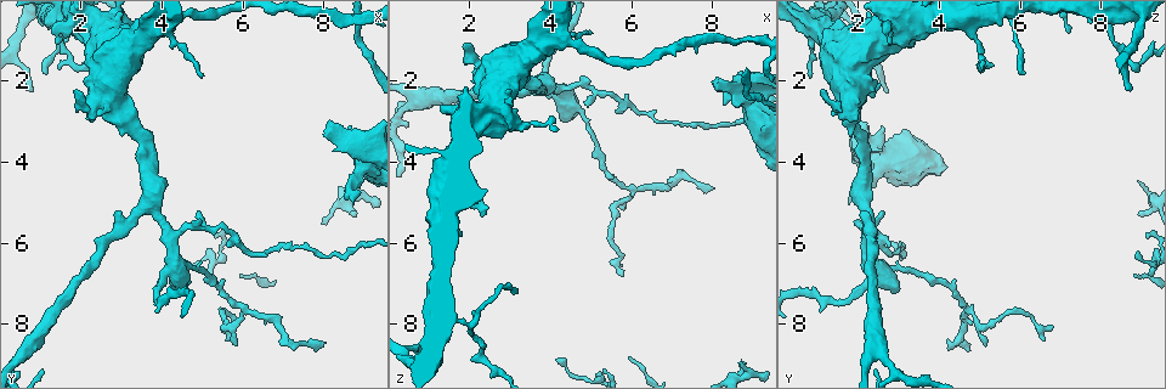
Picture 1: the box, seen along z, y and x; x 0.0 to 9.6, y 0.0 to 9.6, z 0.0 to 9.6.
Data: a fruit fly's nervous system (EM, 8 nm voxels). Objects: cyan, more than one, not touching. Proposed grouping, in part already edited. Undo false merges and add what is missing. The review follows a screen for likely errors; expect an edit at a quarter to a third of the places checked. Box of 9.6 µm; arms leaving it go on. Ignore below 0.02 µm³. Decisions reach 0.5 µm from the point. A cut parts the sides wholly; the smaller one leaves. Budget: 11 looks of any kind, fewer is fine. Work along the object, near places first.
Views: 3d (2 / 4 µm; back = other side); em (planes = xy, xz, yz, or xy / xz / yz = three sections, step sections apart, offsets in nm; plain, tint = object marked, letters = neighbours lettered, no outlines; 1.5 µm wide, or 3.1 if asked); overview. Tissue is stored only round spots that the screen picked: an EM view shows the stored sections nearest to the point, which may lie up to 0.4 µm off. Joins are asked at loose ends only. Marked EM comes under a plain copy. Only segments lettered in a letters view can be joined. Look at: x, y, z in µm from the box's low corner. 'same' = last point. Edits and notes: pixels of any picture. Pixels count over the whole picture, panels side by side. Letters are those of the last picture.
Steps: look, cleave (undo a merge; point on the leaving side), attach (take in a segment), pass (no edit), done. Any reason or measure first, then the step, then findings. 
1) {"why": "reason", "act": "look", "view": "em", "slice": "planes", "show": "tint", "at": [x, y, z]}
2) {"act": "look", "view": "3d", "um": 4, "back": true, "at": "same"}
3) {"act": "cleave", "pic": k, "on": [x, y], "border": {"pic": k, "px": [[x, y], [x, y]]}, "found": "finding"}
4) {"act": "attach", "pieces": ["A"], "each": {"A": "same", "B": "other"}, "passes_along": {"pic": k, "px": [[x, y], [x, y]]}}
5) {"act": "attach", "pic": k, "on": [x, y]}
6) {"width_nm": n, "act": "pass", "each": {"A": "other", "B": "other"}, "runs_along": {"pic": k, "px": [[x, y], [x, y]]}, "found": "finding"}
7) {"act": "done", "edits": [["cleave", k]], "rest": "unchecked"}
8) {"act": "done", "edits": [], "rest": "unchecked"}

{"act": "look", "view": "em", "slice": "xy", "step": 4, "show": "letters", "at": [3.10, 0.80, 7.20]}

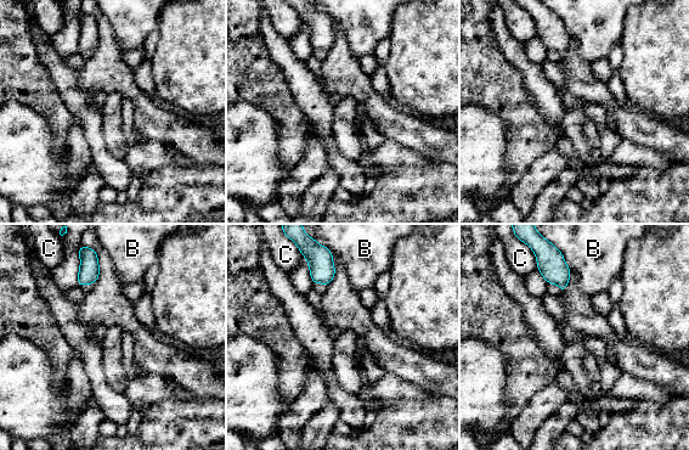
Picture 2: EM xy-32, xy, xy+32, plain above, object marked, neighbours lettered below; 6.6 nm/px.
{"act": "pass", "each": {"B": "other", "C": "other"}, "border": {"pic": 2, "px": [[564, 259], [571, 271]]}, "found": "no lettered segment goes on from it"}

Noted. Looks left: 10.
{"why": "free end", "act": "look", "view": "3d", "um": 4, "at": [8.80, 5.30, 8.90]}

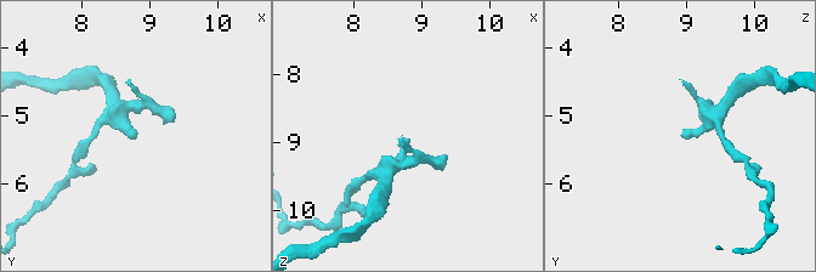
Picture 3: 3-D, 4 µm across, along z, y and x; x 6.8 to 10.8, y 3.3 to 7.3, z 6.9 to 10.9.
{"why": "need the tissue", "act": "look", "view": "em", "slice": "planes", "show": "letters", "at": [8.85, 5.30, 9.00]}

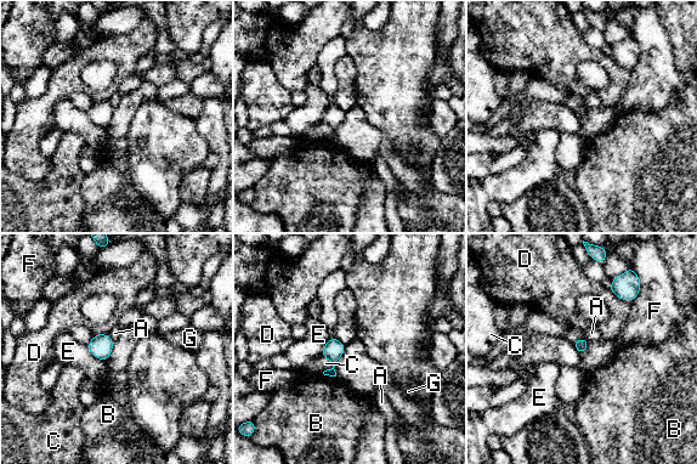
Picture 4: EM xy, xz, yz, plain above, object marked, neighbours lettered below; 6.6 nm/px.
{"act": "pass", "each": {"A": "other", "B": "other", "C": "other", "D": "other", "E": "other", "F": "other", "G": "other"}, "border": {"pic": 4, "px": [[589, 340], [577, 339], [573, 343]]}, "found": "no lettered segment goes on from it"}

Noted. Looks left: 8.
{"why": "sudden change in width", "act": "look", "view": "3d", "um": 4, "at": [4.30, 6.65, 2.40]}

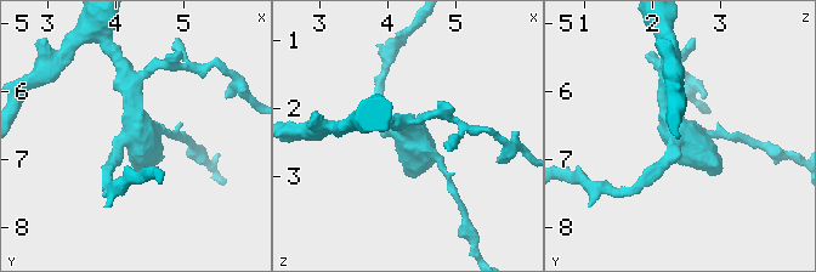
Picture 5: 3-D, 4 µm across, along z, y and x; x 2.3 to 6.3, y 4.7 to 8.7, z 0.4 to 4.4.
{"why": "shape alone is not enough", "act": "look", "view": "em", "slice": "planes", "show": "letters", "at": [4.30, 6.65, 2.45]}

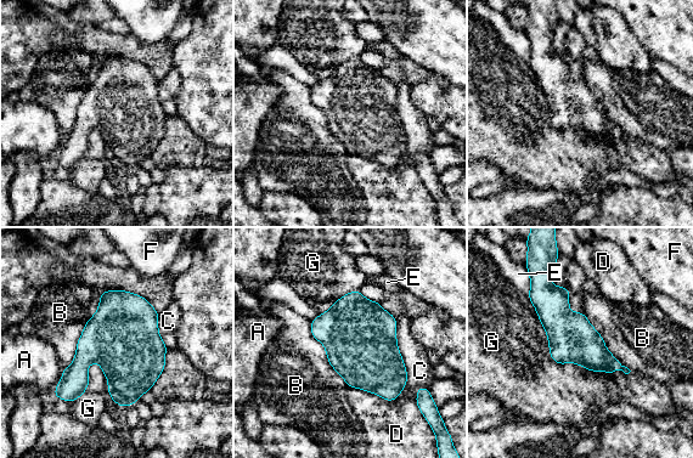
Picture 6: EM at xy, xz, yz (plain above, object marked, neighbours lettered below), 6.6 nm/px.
{"width_nm": 300, "act": "pass", "each": {"A": "other", "B": "other", "C": "other", "D": "other", "E": "other", "F": "other", "G": "other"}, "border": {"pic": 6, "px": [[310, 322], [310, 333], [348, 385]]}, "found": "all the same neuron"}

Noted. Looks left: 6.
{"why": "branch stops here", "act": "look", "view": "em", "slice": "planes", "show": "letters", "at": [8.70, 5.05, 1.75]}

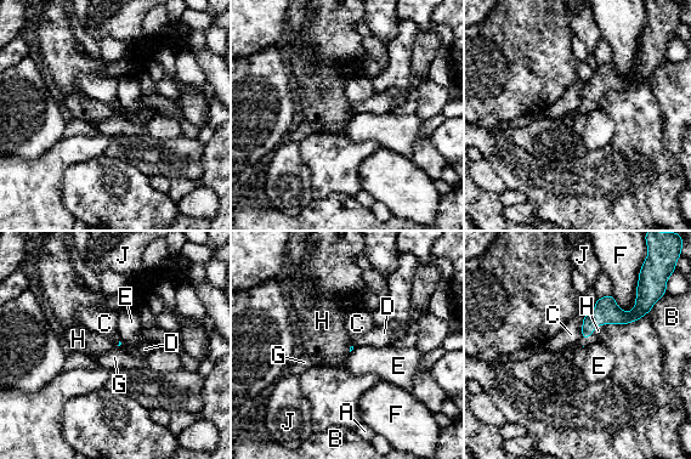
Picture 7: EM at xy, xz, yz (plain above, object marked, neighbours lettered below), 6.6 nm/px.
{"act": "attach", "pieces": ["H"], "each": {"A": "other", "B": "other", "C": "other", "D": "other", "E": "other", "F": "other", "G": "other", "H": "same", "J": "other"}, "passes_along": {"pic": 7, "px": [[610, 312], [593, 330], [594, 336]]}, "found": "the neuron continues"}

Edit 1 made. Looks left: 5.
{"act": "done", "edits": [["attach", 7]], "rest": "unchecked"}

